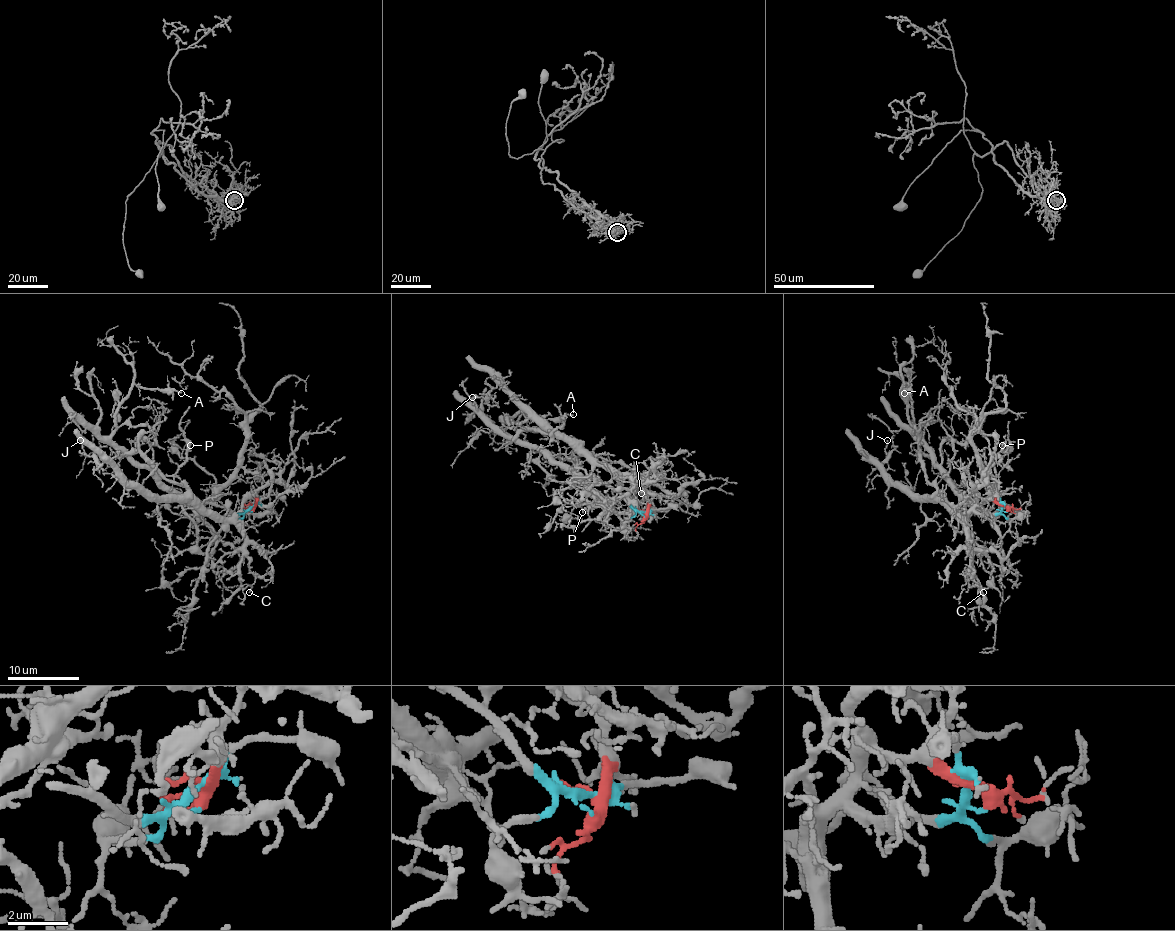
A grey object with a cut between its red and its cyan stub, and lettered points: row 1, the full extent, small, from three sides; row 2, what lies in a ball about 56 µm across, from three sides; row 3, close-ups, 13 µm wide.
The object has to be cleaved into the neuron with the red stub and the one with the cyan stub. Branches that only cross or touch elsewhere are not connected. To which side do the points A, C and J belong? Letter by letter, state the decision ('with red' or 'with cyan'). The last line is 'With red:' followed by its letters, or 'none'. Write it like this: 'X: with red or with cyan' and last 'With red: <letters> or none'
A: with cyan
C: with red
J: with red
With red: C, J

